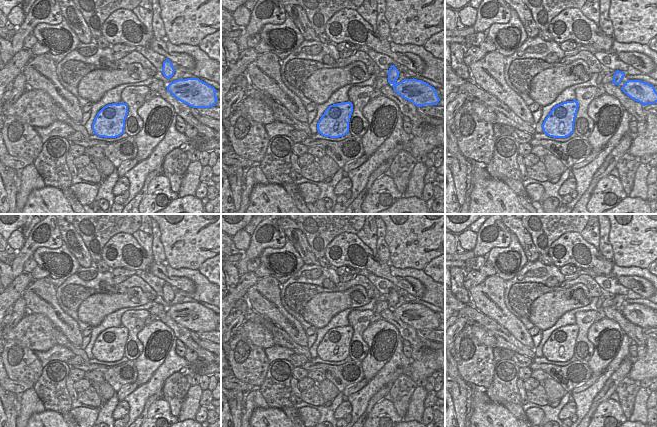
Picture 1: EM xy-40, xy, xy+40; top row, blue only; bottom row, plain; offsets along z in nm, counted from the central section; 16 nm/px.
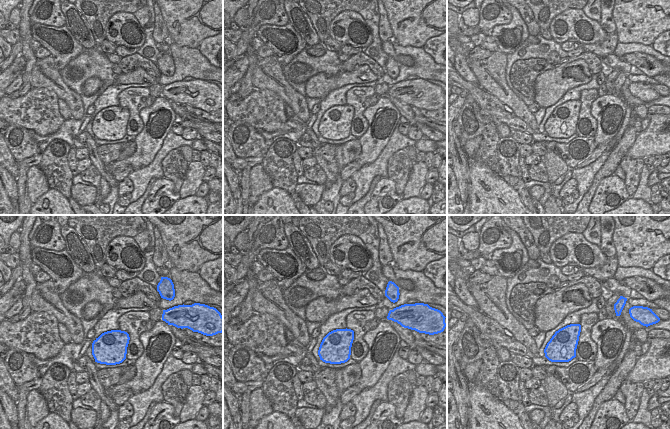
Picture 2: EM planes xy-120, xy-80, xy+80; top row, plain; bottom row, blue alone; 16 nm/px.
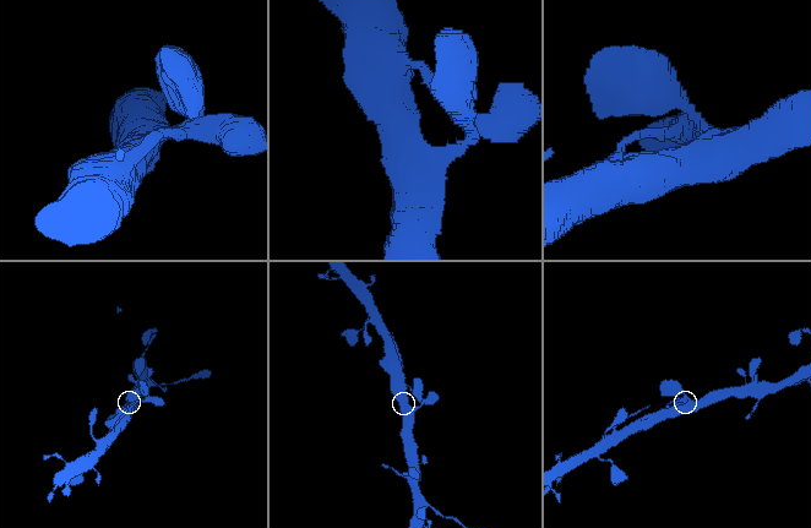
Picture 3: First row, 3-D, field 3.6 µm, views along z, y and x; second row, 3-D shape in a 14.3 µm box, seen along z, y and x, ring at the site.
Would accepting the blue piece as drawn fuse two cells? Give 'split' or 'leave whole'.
leave whole

